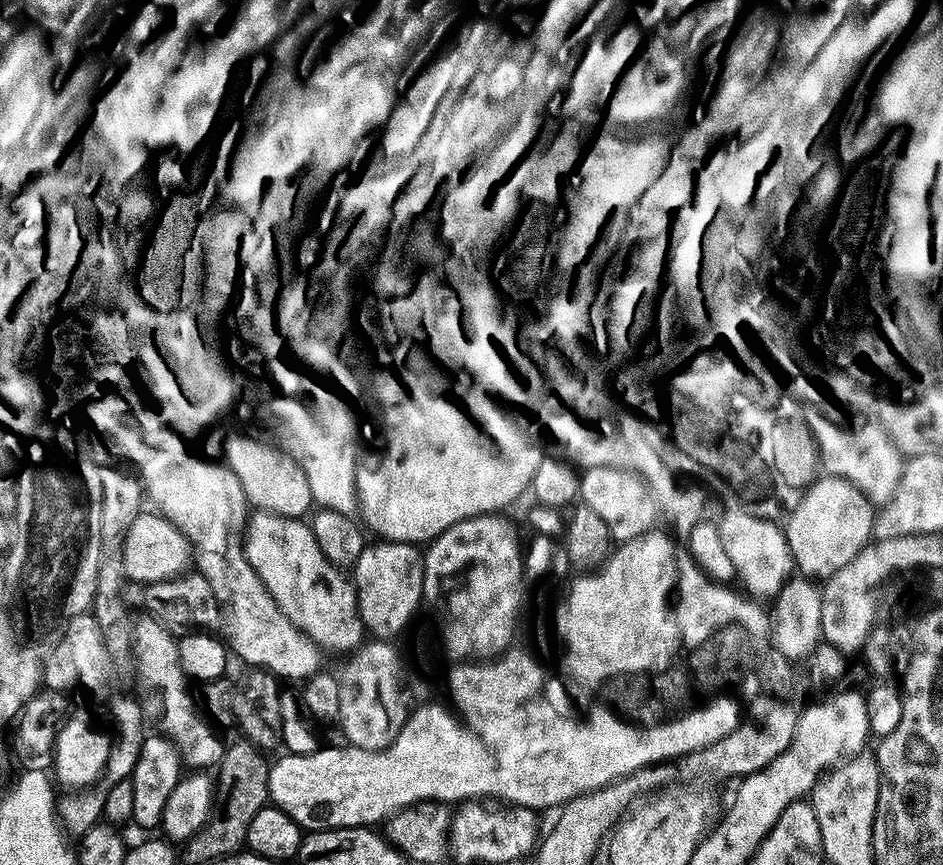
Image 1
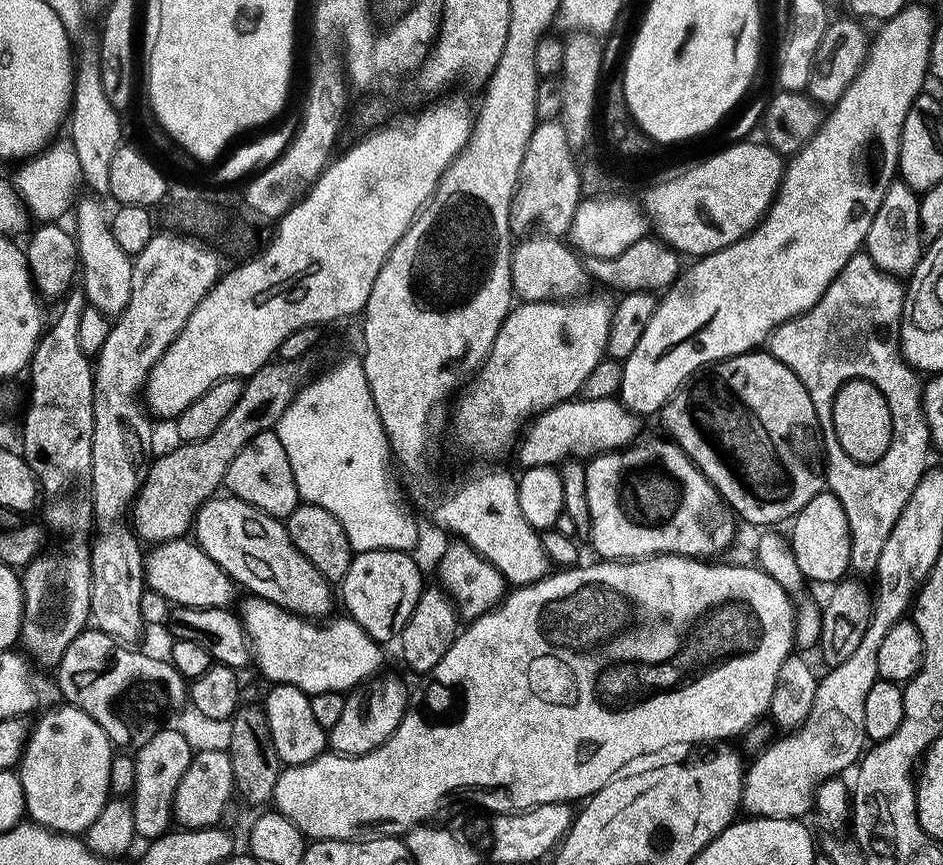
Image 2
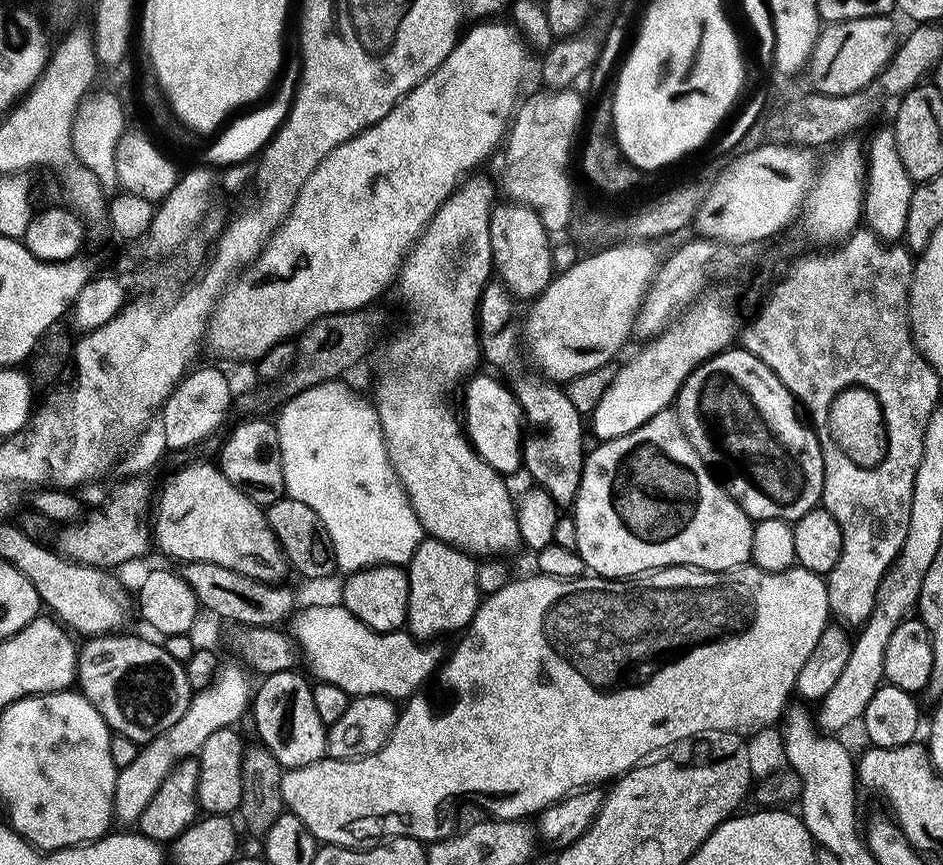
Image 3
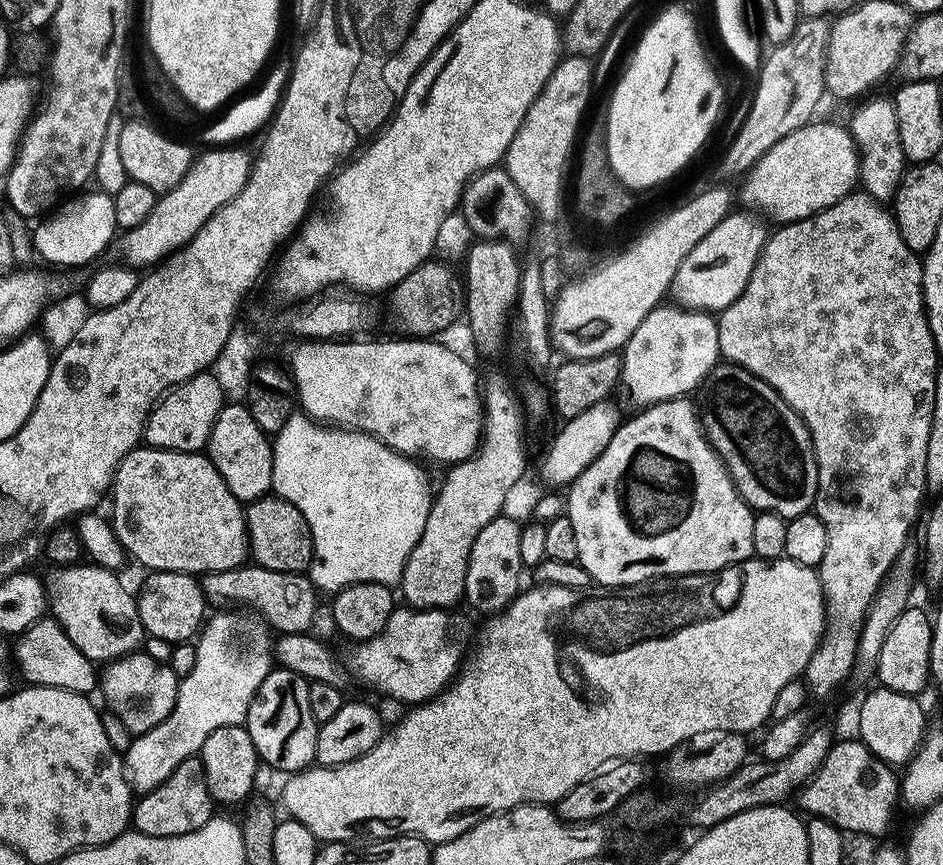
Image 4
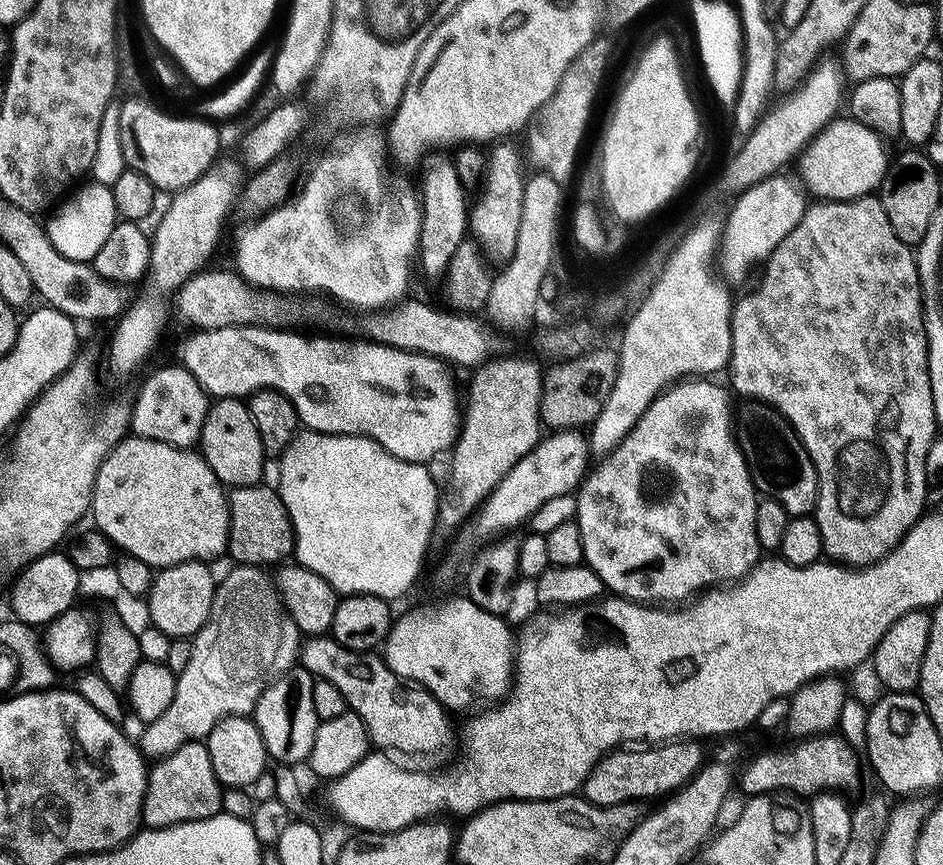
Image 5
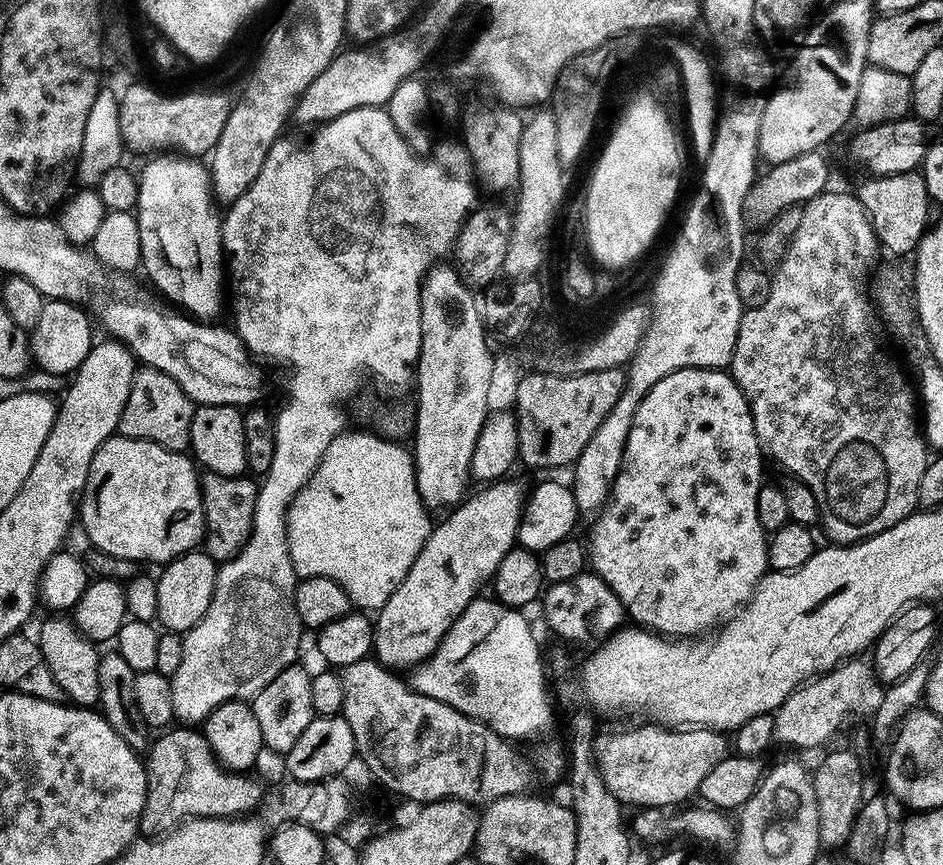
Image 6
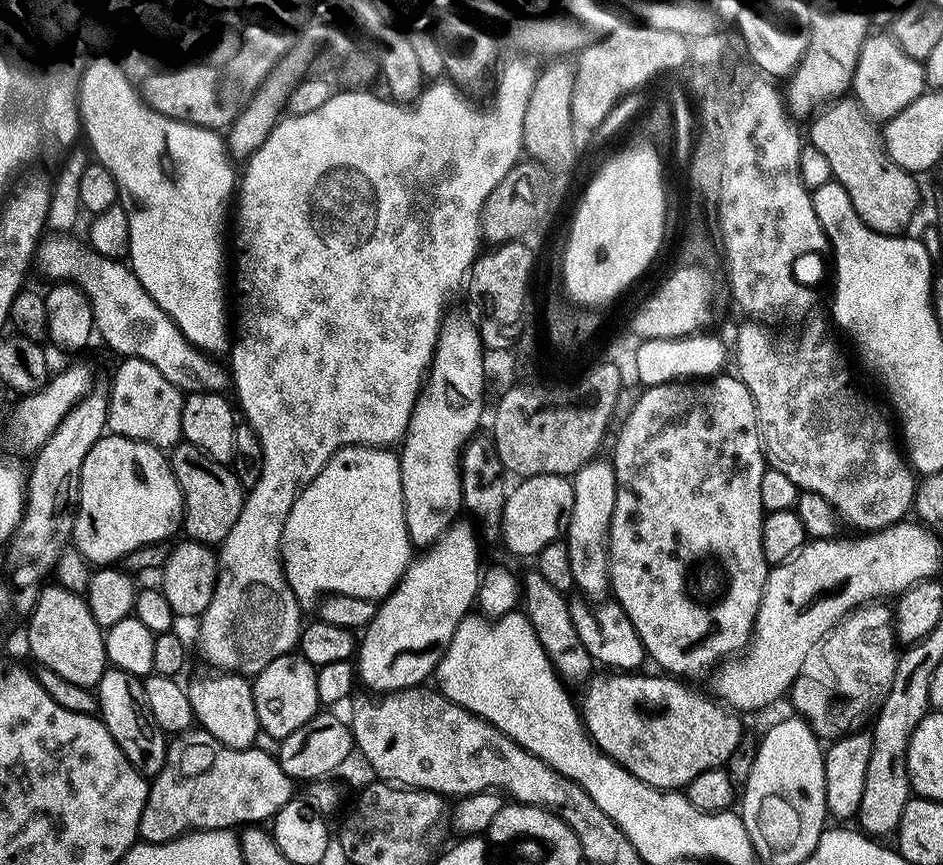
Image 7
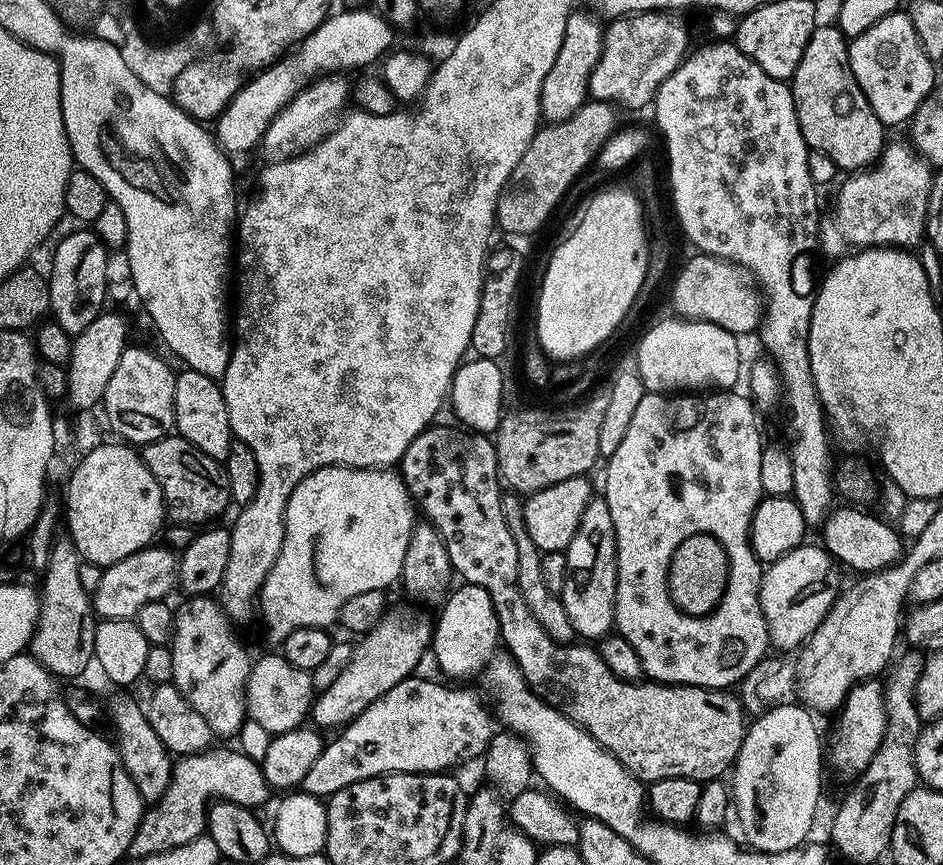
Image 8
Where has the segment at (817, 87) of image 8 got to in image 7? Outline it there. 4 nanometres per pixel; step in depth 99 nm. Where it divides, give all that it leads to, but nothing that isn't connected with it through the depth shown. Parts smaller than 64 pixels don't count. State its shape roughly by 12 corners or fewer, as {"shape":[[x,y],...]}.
{"shape":[[854,98],[811,117],[858,218],[894,236],[920,208],[917,177],[888,157]]}

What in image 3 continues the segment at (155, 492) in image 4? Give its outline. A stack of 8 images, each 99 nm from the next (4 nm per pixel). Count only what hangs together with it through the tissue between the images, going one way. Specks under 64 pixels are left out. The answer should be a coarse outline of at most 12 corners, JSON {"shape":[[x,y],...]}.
{"shape":[[212,464],[155,501],[154,544],[280,584],[290,569],[255,504]]}

